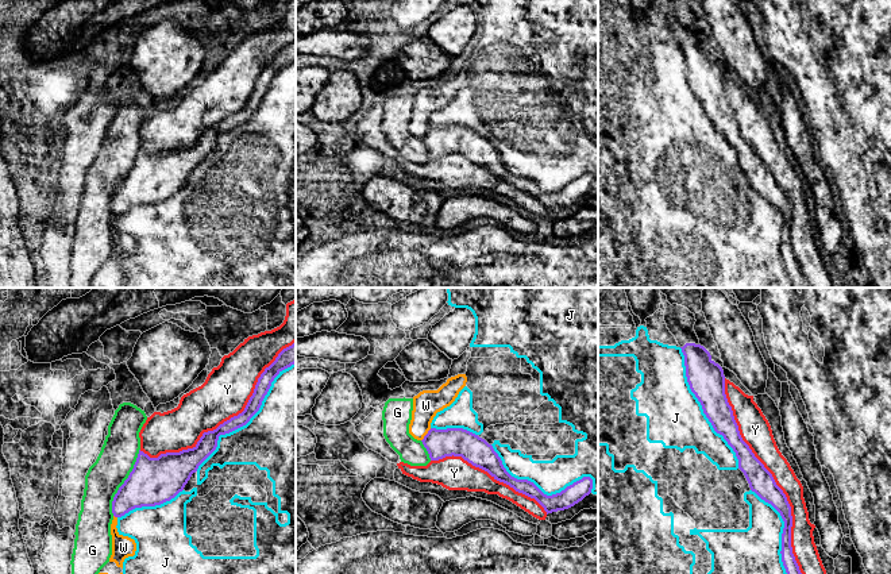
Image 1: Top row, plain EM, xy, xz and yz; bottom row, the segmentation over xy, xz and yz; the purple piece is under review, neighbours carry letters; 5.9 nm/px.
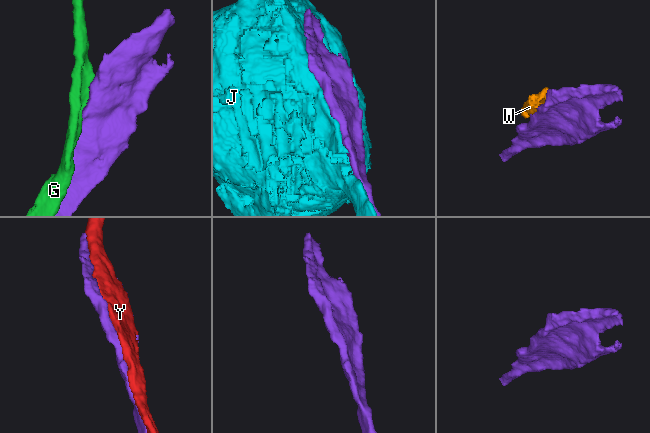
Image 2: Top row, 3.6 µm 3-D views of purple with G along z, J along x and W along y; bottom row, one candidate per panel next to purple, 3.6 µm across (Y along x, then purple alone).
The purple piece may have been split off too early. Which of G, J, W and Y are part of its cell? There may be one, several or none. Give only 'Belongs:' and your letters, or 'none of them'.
Belongs: none of them

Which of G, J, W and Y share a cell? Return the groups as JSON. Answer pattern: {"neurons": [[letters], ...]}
{"neurons": [["G"], ["J"], ["W"], ["Y"]]}

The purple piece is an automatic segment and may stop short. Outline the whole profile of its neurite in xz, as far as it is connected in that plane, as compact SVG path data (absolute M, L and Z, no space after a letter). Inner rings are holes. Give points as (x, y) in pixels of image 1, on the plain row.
M431 126L421 139L431 158L439 158L452 153L462 154L472 163L487 169L494 177L509 182L518 190L535 196L547 212L574 204L589 193L593 186L593 177L583 174L560 190L547 193L533 180L512 174L504 165L493 143L463 126Z

